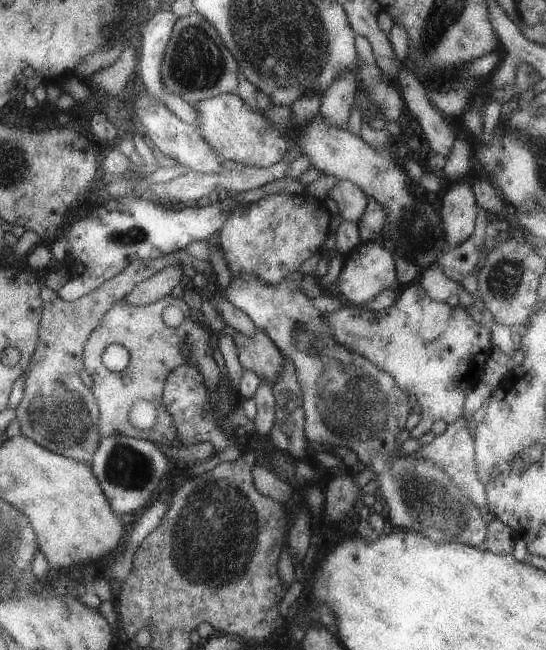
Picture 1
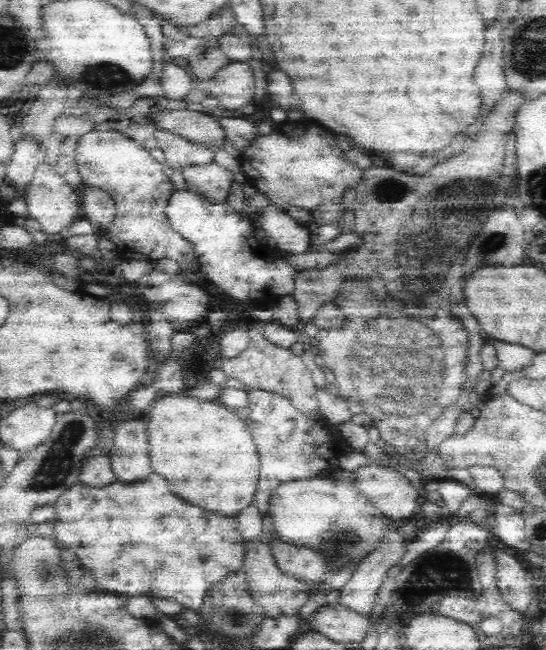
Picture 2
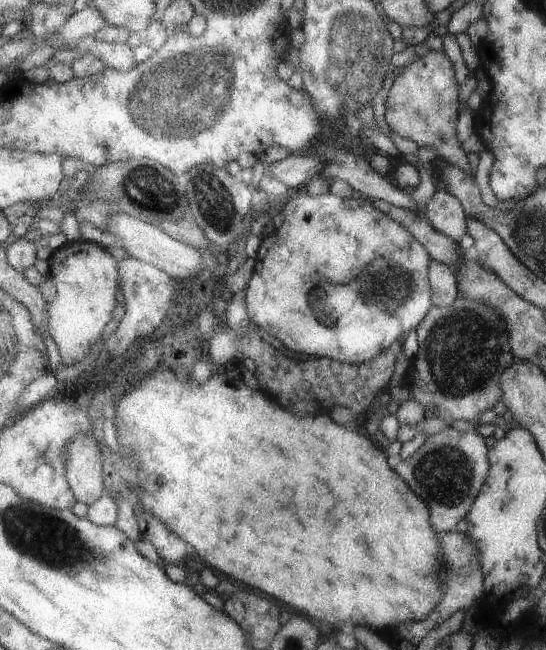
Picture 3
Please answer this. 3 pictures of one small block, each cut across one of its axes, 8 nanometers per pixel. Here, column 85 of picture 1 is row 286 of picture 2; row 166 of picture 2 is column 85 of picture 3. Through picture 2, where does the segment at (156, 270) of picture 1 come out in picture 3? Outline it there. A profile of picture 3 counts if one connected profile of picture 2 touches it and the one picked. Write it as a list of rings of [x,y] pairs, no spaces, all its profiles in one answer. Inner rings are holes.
[[[79,434],[67,446],[67,480],[78,502],[91,506],[105,492],[103,452],[91,434]]]

